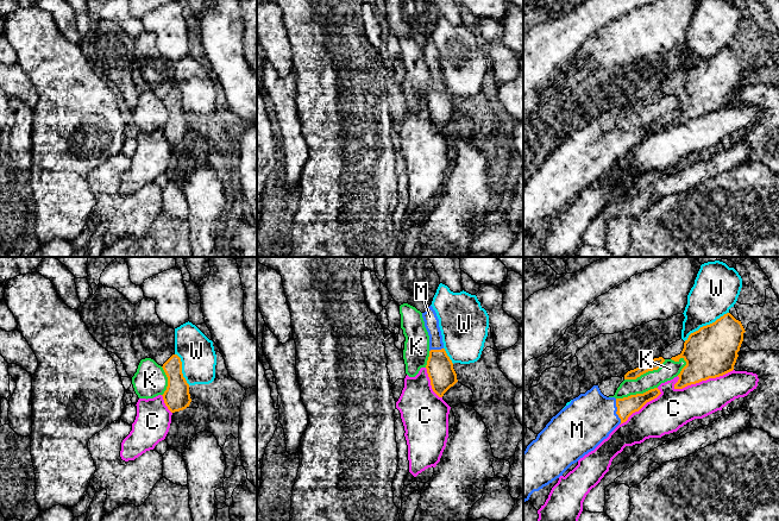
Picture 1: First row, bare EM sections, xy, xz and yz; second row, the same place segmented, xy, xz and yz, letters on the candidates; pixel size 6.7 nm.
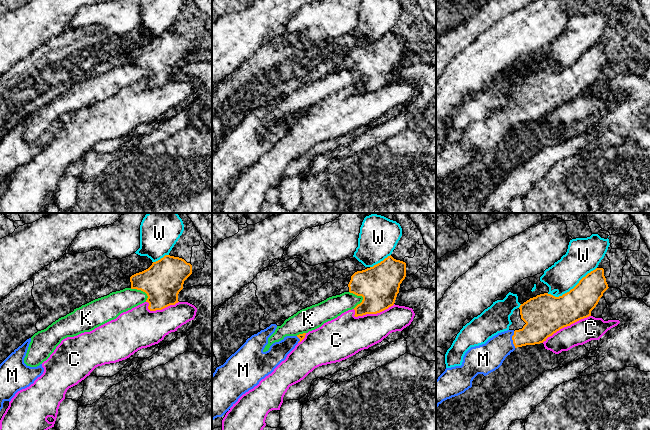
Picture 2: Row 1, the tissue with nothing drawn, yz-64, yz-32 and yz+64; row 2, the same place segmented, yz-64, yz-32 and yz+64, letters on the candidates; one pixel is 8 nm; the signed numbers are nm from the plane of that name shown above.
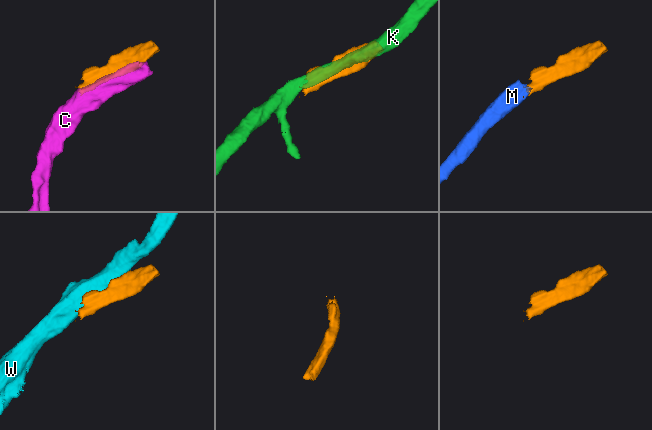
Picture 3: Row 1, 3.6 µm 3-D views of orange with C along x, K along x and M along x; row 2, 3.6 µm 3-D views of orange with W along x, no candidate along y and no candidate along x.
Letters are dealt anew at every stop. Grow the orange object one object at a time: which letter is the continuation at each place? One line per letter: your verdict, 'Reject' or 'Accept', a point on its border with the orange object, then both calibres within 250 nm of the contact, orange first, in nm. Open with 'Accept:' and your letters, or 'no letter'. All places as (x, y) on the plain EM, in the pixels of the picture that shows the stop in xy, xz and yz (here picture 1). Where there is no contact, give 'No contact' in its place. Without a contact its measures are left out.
Accept: M
C: Reject. Touches orange at yz (703, 113). Thickness 340 nm (orange) against 240 nm
K: Reject. Touches orange at yz (645, 106). Thickness 70 nm (orange) against 130 nm
M: Accept. Touches orange at yz (616, 145). Thickness 120 nm (orange) against 340 nm
W: Reject. Touches orange at yz (707, 58). Thickness 340 nm (orange) against 300 nm

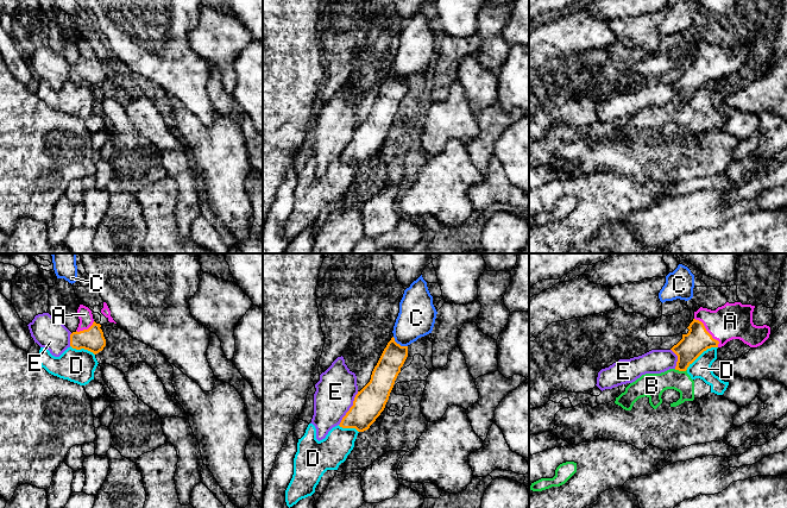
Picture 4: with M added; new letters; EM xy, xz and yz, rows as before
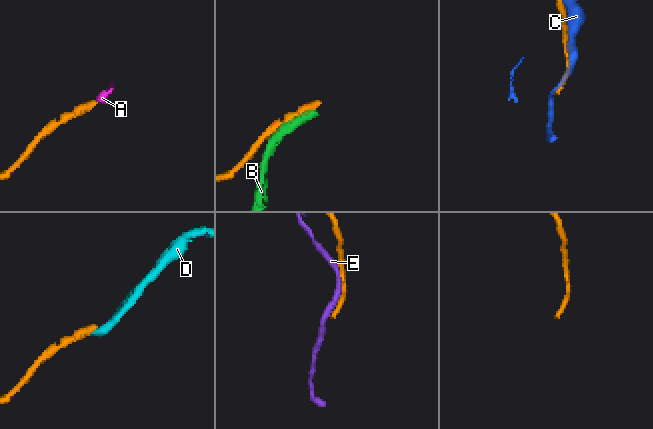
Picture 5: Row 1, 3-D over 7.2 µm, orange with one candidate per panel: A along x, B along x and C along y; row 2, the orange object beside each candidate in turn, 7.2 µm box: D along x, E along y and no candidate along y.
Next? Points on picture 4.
Accept: A
A: Accept. Touches orange at yz (707, 66). Thickness 170 nm (orange) against 240 nm
B: Reject. Touches orange at yz (680, 104). Thickness 170 nm (orange) against 160 nm
C: Reject. Touches orange at xz (398, 77). Thickness 170 nm (orange) against 260 nm
D: Reject. Touches orange at yz (701, 86). Thickness 170 nm (orange) against 140 nm
E: Reject. Touches orange at xz (350, 142). Thickness 200 nm (orange) against 260 nm

